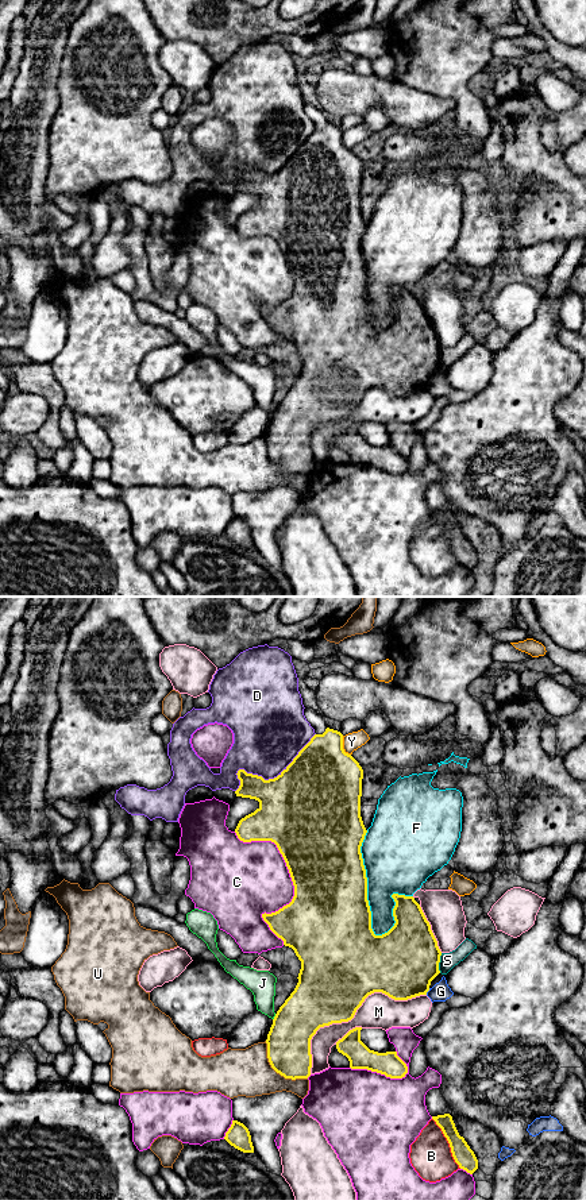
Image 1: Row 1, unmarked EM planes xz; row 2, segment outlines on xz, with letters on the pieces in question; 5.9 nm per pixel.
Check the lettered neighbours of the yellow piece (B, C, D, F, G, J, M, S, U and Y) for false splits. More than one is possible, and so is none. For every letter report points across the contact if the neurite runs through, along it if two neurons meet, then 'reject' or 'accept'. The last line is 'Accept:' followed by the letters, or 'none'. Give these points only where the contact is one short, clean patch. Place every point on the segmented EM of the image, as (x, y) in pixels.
B: reject
C: reject
D: reject
F: reject
G: reject
J: reject
M: reject
S: border along xz (442, 953), (439, 972); reject
U: reject
Y: reject
Accept: none

